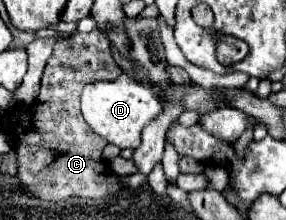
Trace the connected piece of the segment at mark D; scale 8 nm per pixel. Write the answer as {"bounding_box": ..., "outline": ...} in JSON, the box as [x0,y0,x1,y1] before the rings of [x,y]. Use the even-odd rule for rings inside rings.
{"bounding_box":[82,74,162,148],"outline":[[[120,74],[116,80],[100,80],[84,86],[82,90],[82,114],[88,126],[106,138],[110,144],[118,148],[138,148],[142,128],[148,124],[148,120],[156,118],[156,114],[162,112],[160,102],[154,98],[154,94],[148,88],[140,88],[134,84],[134,80],[128,74]]]}

